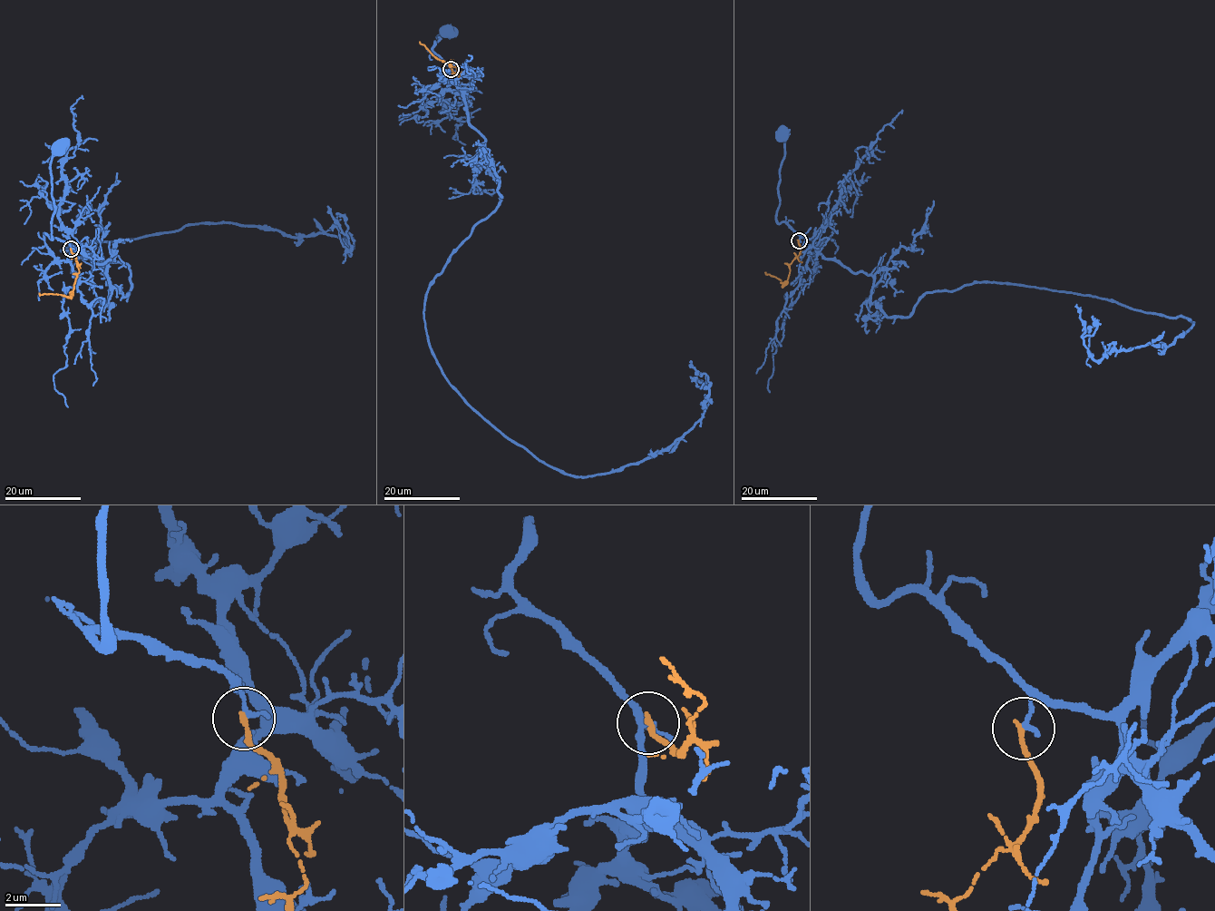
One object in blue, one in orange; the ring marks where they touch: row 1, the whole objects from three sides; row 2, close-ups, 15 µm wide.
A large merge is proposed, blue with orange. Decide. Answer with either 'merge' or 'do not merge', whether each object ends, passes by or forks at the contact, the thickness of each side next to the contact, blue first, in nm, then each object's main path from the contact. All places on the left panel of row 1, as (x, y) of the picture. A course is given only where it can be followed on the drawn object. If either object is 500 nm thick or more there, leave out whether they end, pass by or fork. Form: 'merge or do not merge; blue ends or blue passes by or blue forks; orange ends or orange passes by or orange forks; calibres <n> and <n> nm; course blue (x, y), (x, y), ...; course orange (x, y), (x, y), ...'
do not merge; blue ends; orange ends; calibres 200 and 200 nm; course blue (71, 249), (110, 259), (125, 297), (127, 264), (61, 249), (236, 223), (352, 253), (327, 206); course orange (70, 249), (79, 269), (72, 293), (66, 297), (38, 293)

